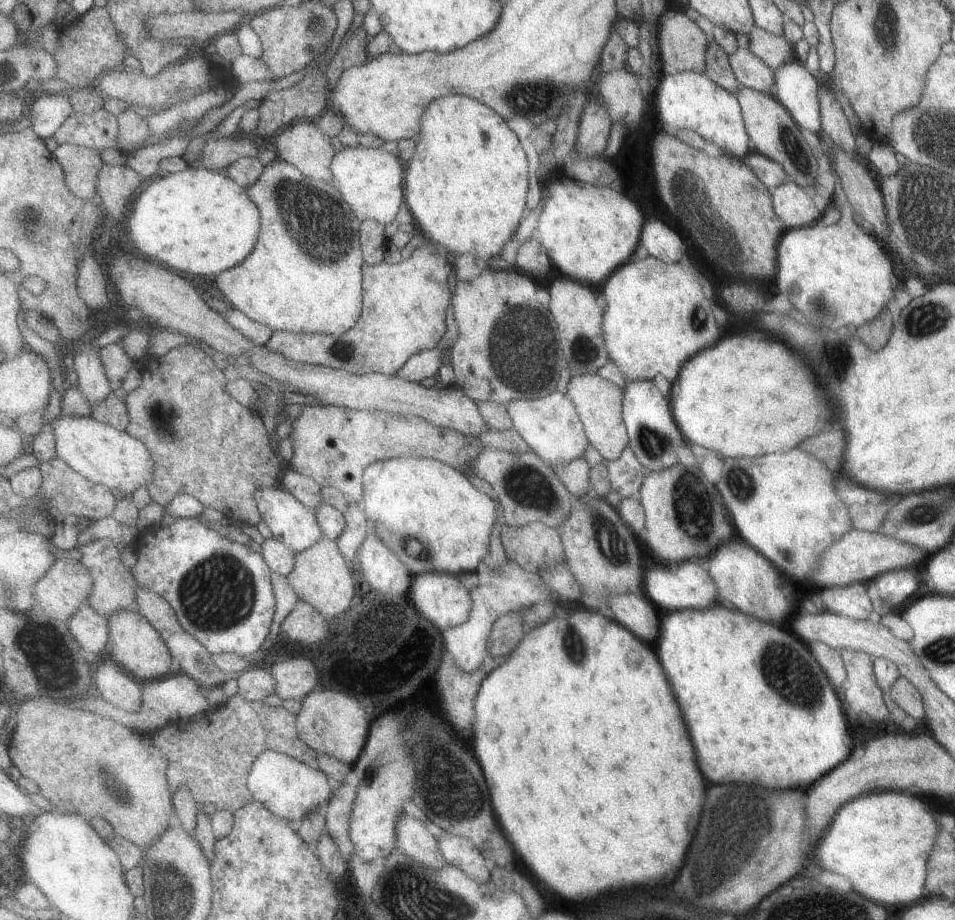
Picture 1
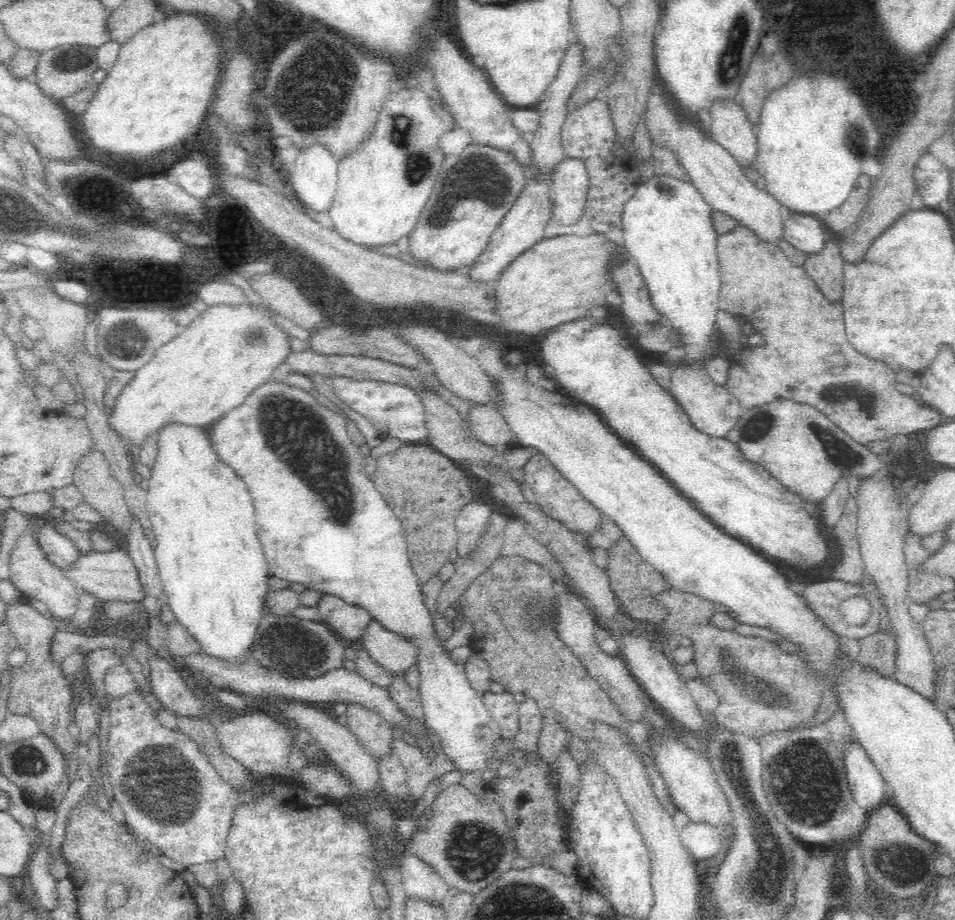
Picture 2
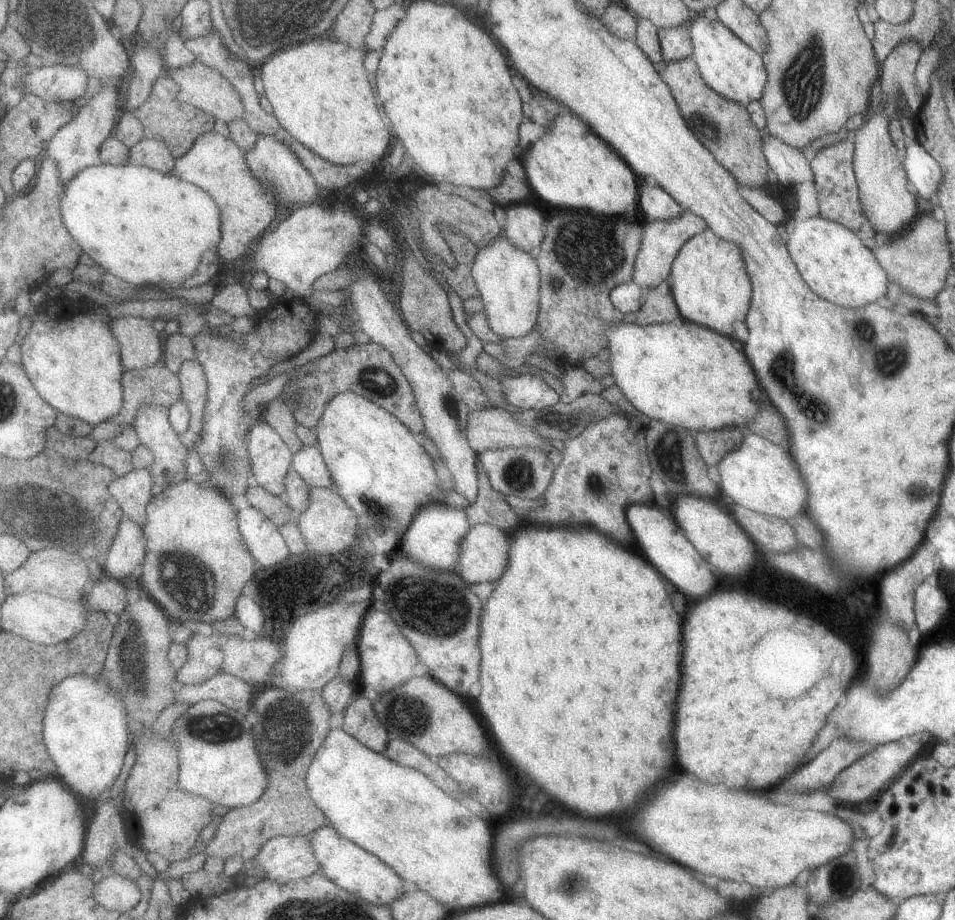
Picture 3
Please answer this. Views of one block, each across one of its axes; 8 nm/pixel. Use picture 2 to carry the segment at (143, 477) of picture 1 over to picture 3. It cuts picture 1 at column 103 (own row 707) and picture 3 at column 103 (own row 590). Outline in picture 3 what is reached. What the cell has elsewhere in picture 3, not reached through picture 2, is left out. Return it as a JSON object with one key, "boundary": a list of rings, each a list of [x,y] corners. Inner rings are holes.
{"boundary":[[[53,298],[25,330],[23,366],[41,396],[61,414],[79,418],[89,426],[111,422],[123,408],[125,360],[121,340],[113,332],[113,318],[99,312],[89,300]]]}

